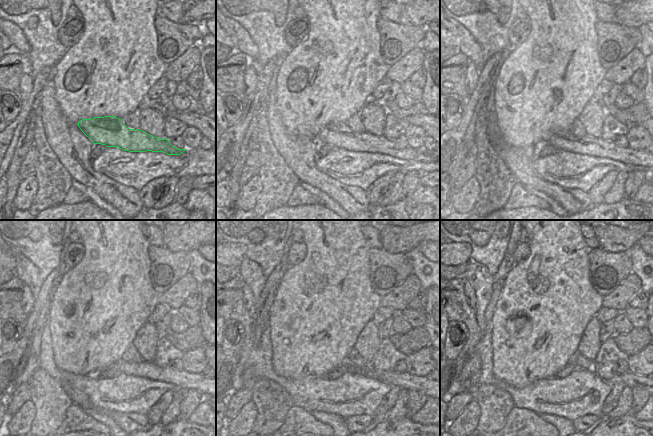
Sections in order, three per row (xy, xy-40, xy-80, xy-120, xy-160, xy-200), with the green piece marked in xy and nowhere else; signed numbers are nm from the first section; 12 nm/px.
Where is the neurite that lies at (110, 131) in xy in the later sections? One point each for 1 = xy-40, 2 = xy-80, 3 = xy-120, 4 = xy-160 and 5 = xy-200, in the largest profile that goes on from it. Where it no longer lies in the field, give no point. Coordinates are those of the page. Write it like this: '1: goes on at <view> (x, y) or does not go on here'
1: goes on at xy-40 (340, 135)
2: goes on at xy-80 (565, 140)
3: goes on at xy-120 (184, 380)
4: goes on at xy-160 (405, 380)
5: goes on at xy-200 (630, 380)

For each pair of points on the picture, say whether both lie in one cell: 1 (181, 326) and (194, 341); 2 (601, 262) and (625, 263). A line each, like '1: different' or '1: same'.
1: different
2: same

